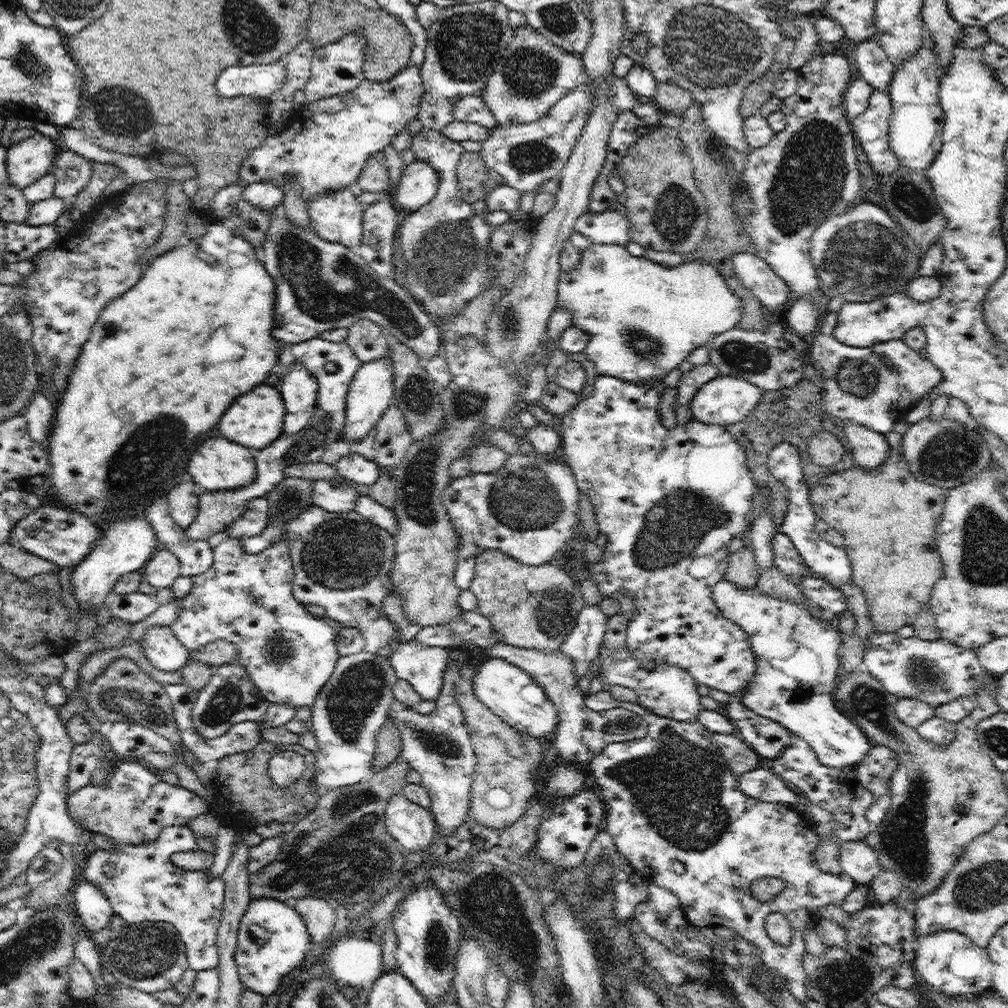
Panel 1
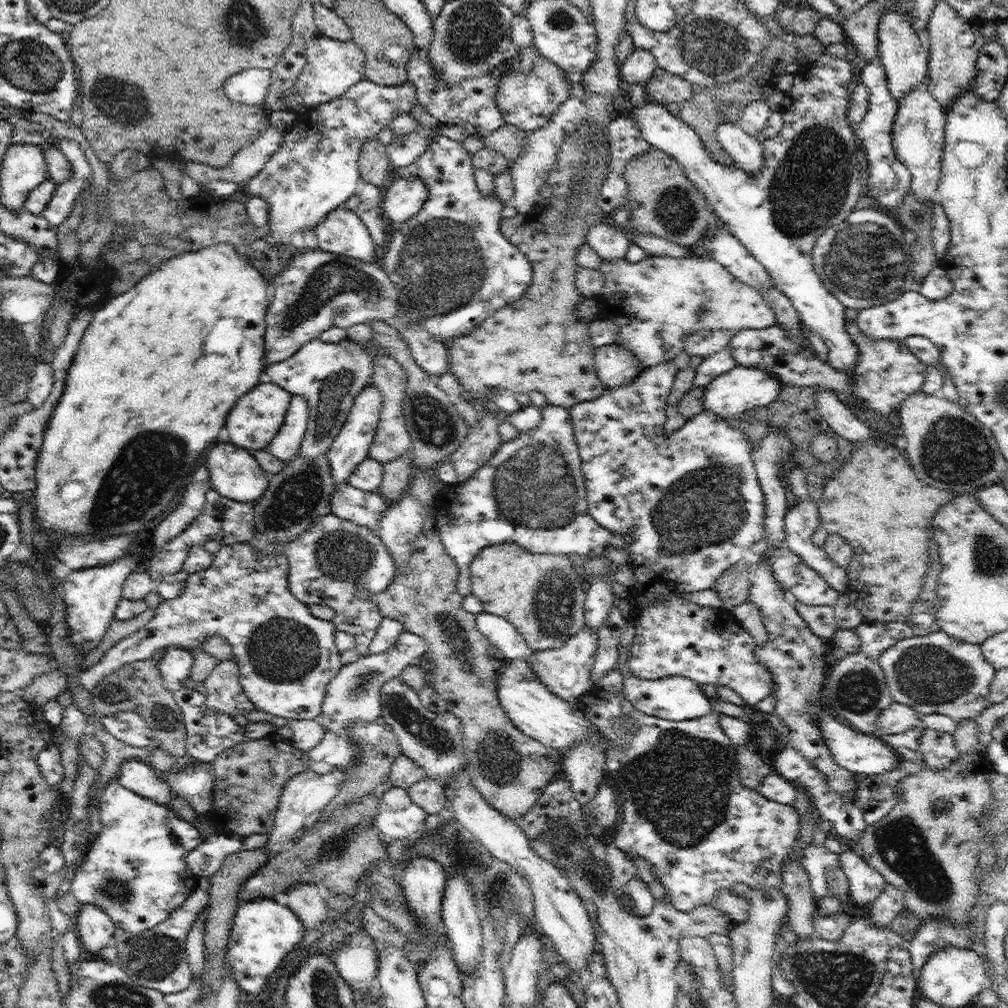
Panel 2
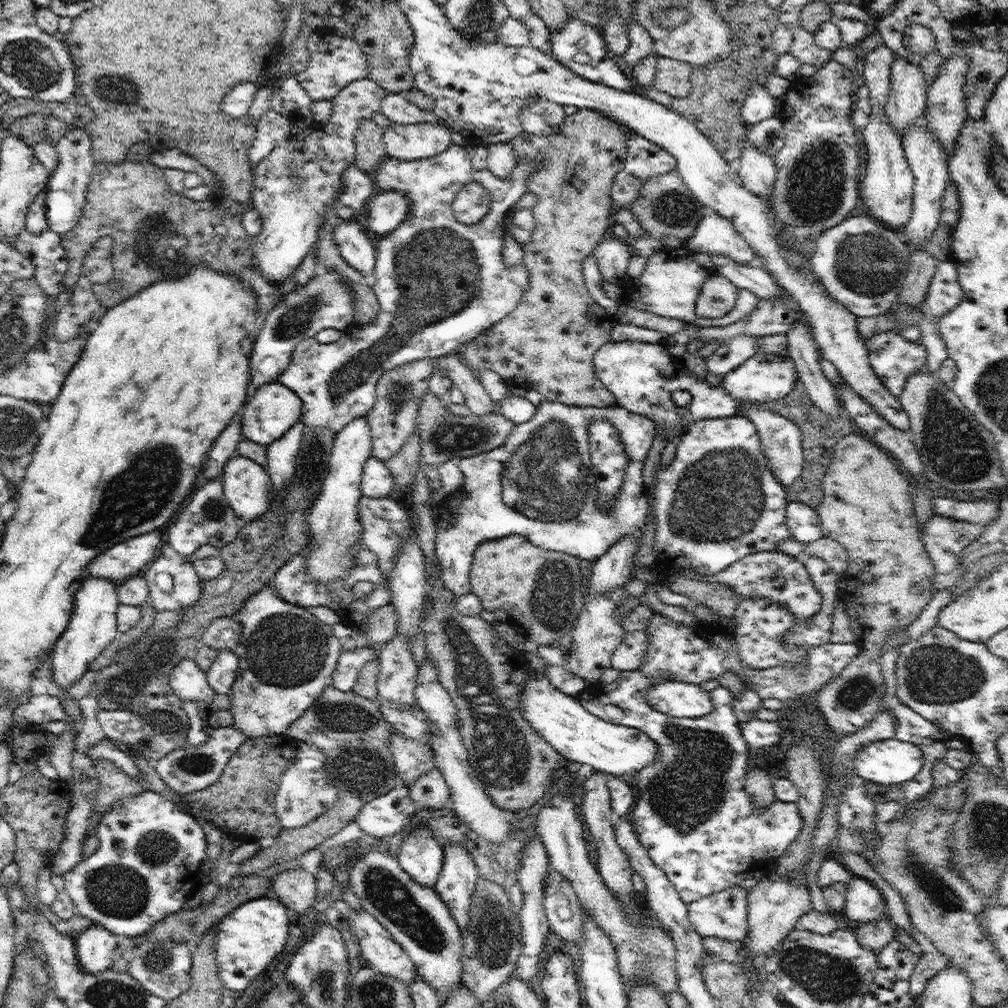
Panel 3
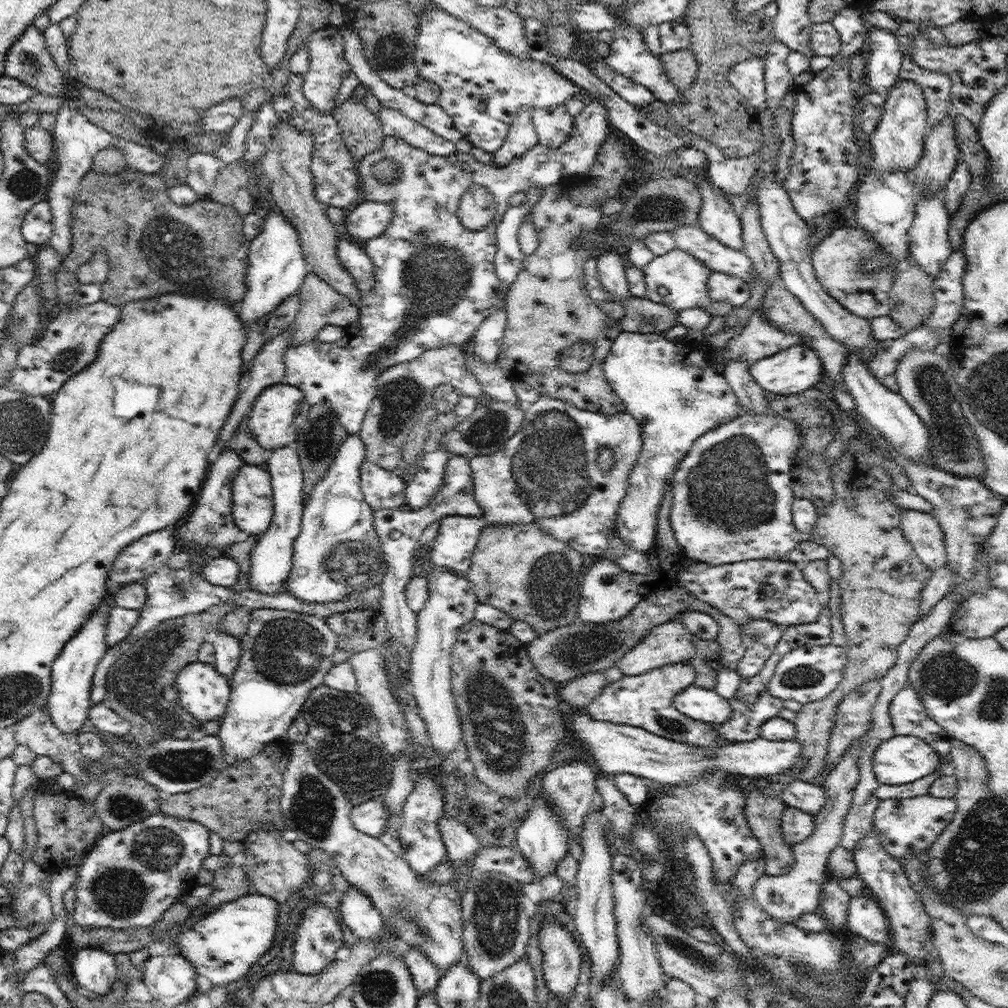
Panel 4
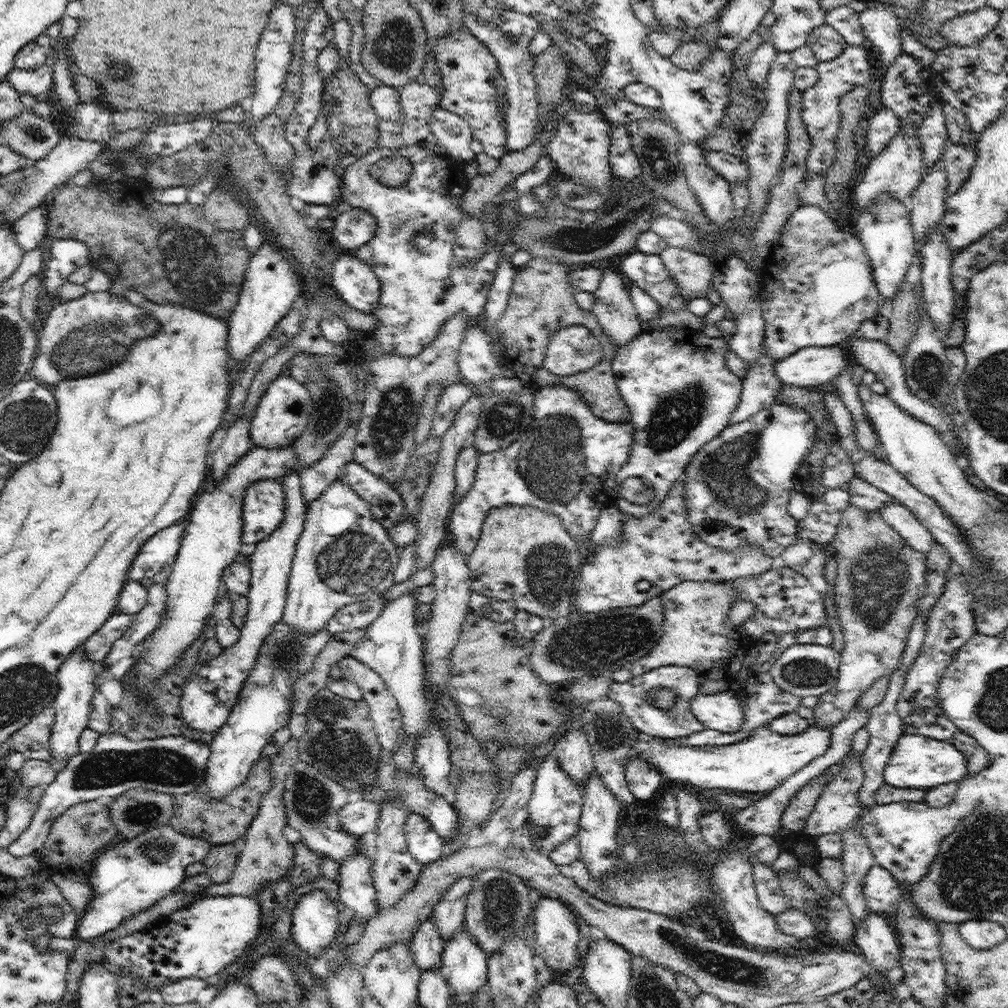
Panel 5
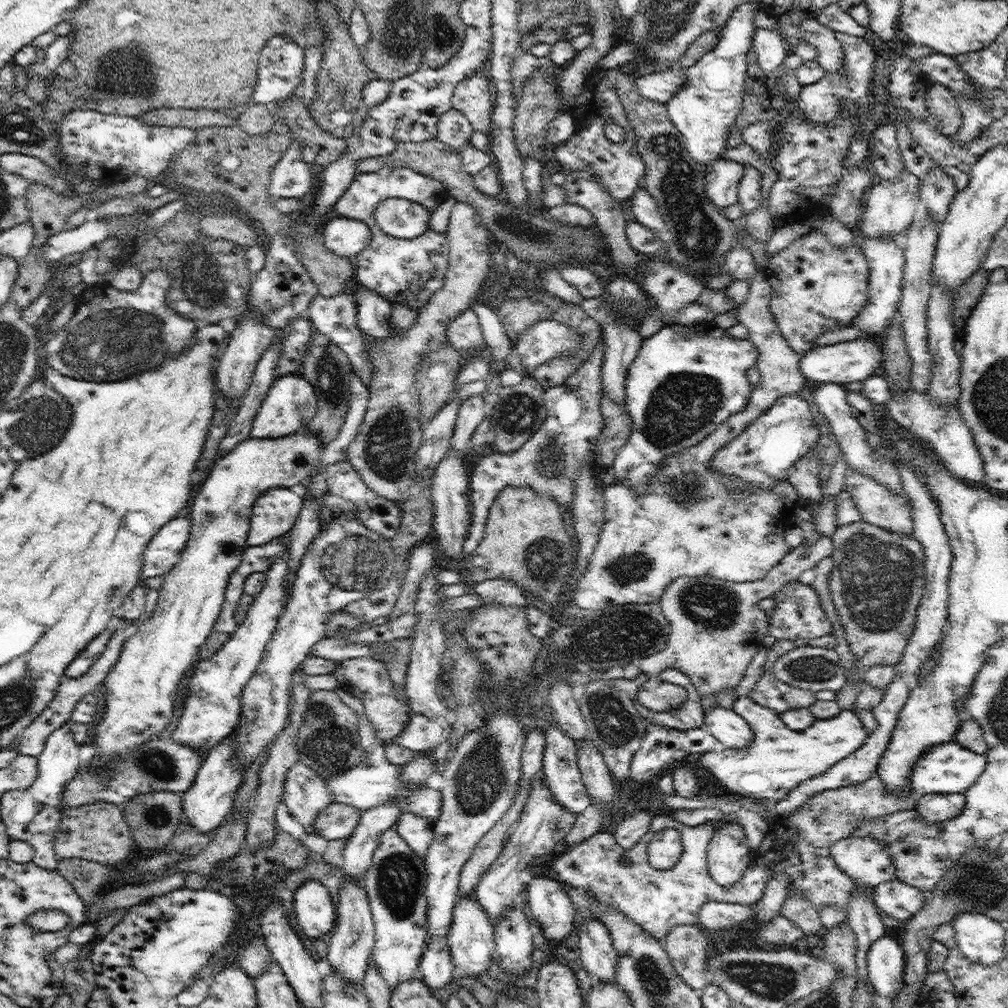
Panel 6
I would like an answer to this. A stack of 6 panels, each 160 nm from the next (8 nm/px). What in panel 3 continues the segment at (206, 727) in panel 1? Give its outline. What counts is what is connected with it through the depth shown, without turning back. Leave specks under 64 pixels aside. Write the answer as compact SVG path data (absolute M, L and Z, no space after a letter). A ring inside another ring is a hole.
M233 650L219 651L216 660L206 672L209 685L216 693L229 695L238 670L239 656Z

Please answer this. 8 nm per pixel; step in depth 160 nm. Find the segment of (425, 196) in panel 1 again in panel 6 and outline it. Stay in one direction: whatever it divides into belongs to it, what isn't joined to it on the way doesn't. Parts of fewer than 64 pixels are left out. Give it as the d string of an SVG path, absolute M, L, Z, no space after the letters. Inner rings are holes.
M338 216L324 226L321 238L326 249L348 259L358 257L371 244L371 231L364 222Z

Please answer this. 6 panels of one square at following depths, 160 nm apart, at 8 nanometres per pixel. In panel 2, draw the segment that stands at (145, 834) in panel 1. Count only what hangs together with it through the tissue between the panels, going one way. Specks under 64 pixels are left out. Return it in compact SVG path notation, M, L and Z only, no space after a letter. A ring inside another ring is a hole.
M138 758L127 759L124 772L119 775L118 779L120 784L127 789L169 808L170 797L174 794L173 790L162 779L162 775L147 766L144 761Z

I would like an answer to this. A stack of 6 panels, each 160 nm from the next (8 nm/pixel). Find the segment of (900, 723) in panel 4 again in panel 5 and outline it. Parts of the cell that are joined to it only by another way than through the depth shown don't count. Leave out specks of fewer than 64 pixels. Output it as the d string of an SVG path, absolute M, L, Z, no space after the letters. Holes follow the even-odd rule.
M952 562L951 568L947 572L945 591L930 611L919 655L910 670L907 670L905 674L905 683L896 704L896 710L898 710L900 718L902 718L904 731L909 734L919 734L942 740L948 742L948 744L952 742L958 728L946 718L942 708L936 704L939 680L951 660L954 660L958 649L963 644L966 644L968 639L972 638L977 632L973 613L970 611L976 602L976 598L975 594L972 594L967 587L968 582L963 580L964 577L966 575L960 571L958 565Z

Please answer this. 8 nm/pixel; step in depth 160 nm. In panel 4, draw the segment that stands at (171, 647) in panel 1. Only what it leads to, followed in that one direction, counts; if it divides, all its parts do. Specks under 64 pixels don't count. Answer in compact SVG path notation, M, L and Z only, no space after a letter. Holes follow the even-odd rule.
M192 662L185 666L176 677L181 706L202 724L224 717L226 704L230 699L230 681L226 675L218 673L213 663Z

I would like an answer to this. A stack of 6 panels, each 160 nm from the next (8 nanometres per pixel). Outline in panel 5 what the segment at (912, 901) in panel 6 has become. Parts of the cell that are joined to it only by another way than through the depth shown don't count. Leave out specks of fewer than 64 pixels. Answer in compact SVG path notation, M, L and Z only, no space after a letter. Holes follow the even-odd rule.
M877 863L867 872L863 893L871 910L889 917L889 920L895 916L897 906L903 900L903 892L897 880L888 869Z

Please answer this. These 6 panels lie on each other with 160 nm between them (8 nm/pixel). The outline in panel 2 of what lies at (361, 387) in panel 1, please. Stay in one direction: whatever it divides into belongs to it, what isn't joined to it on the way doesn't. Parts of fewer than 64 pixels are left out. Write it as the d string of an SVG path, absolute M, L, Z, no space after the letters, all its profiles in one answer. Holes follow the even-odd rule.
M369 384L354 400L346 422L326 452L335 486L347 484L350 475L357 469L357 466L369 457L369 448L374 442L381 410L380 391L375 387L375 384Z

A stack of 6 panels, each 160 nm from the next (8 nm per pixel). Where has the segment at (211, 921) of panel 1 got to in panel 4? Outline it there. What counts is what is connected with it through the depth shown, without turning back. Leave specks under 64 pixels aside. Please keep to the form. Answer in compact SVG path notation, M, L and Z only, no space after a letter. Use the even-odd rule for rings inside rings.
M161 810L120 831L107 830L78 866L79 877L77 884L74 884L76 907L71 912L75 924L84 925L85 928L116 930L153 925L174 902L178 902L184 891L190 891L197 886L196 874L202 866L202 860L211 855L210 833L199 822L176 818Z

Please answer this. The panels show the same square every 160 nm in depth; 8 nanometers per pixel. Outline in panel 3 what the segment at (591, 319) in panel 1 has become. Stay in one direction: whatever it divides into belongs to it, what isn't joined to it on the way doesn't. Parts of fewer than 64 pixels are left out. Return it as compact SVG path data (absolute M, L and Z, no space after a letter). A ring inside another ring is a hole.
M685 246L678 249L662 249L648 258L645 270L638 281L626 276L620 286L626 296L629 296L628 305L638 310L651 312L658 316L682 320L699 327L726 326L733 322L750 316L750 313L758 306L759 299L748 290L741 291L741 302L736 308L727 312L720 318L704 318L696 314L696 300L700 297L702 288L714 275L718 275L716 267L707 254L698 254L690 251Z

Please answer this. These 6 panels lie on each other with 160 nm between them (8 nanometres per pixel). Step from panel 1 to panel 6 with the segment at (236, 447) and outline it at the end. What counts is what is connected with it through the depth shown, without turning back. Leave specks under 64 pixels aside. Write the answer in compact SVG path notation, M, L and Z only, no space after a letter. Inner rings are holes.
M270 488L258 496L252 508L247 544L262 546L274 538L288 535L302 512L302 506L303 498L289 488Z

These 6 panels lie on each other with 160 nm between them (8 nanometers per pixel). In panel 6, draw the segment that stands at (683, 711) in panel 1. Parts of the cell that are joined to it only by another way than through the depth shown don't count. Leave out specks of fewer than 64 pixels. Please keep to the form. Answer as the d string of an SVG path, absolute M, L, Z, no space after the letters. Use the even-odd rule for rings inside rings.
M717 707L704 714L703 728L717 740L719 747L744 749L754 741L748 722L734 713L733 708Z

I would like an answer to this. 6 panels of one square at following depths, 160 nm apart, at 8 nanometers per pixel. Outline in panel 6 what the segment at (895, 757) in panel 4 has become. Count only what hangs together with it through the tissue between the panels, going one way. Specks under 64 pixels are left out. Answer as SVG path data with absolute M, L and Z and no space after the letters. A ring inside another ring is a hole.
M955 741L934 745L912 767L912 775L908 777L908 786L917 796L930 793L962 794L974 786L976 780L984 772L986 762L987 756L985 754L974 754Z

